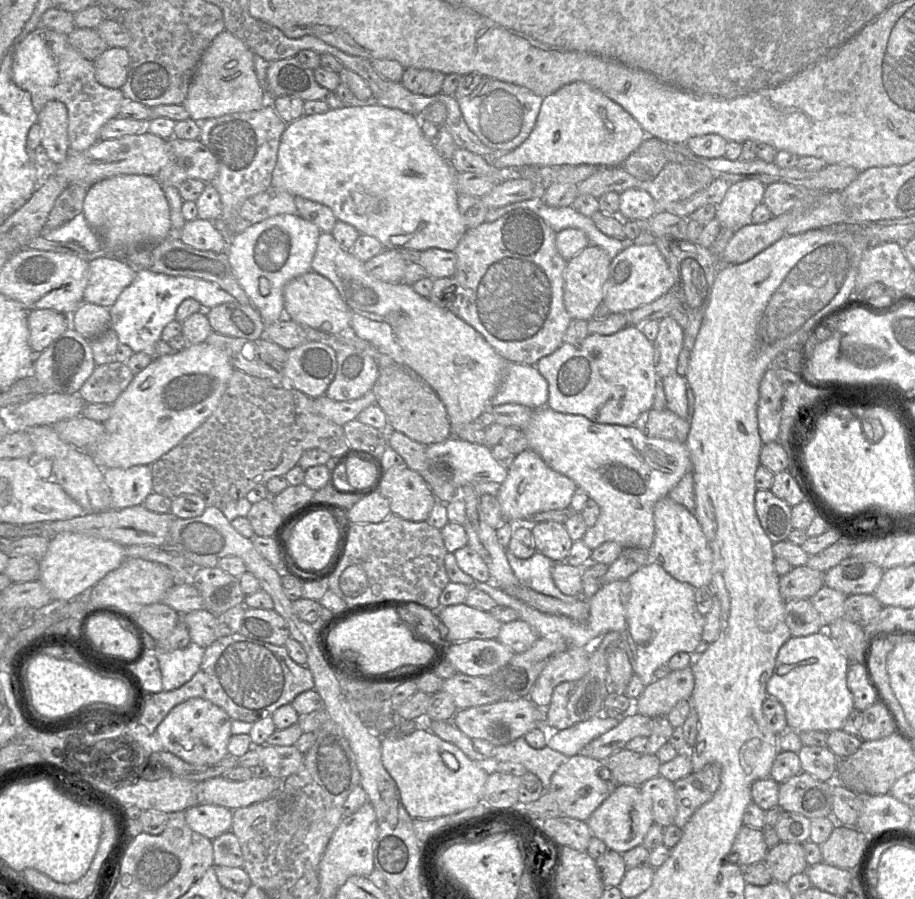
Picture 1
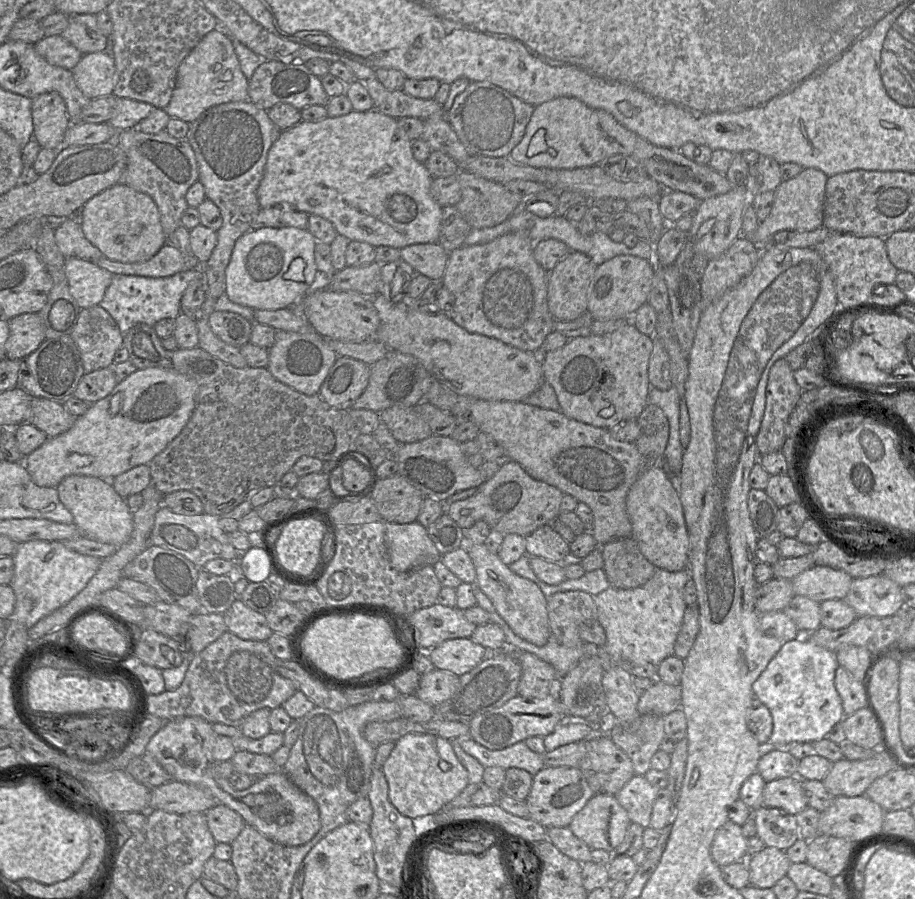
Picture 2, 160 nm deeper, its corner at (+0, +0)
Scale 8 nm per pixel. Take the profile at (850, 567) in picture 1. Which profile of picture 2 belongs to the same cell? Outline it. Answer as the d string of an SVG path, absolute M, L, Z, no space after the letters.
M818 565L803 571L791 580L794 595L806 596L818 603L844 599L852 581L853 578L843 570Z

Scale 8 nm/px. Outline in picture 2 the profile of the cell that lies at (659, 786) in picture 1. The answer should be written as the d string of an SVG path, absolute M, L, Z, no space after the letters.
M634 775L615 795L633 823L648 827L653 803L660 788L651 785L644 775Z

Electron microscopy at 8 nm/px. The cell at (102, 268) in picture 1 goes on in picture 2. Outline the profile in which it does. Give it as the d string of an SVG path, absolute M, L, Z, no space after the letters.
M67 258L65 275L70 294L81 309L99 305L112 282L113 274L80 258Z

